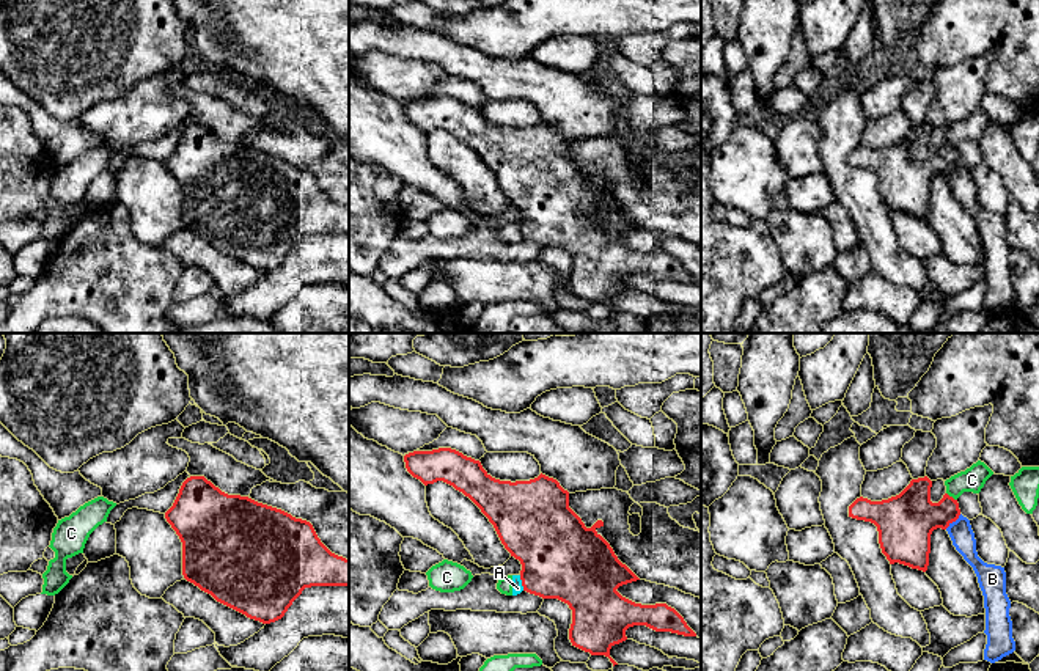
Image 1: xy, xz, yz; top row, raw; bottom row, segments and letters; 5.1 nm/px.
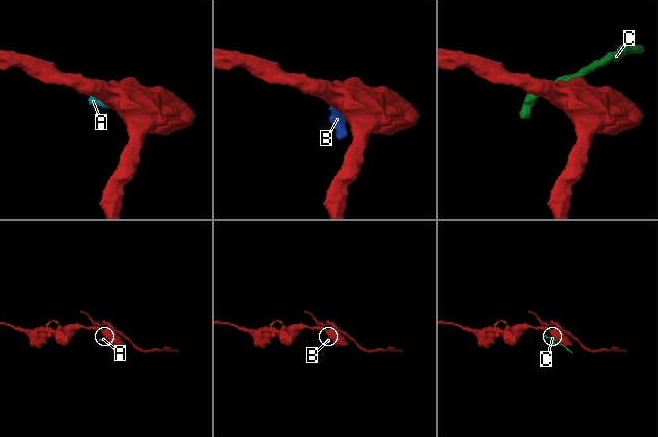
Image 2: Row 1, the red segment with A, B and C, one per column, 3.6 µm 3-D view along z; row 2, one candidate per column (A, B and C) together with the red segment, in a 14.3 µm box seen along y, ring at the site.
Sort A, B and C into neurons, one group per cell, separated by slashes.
A B C

